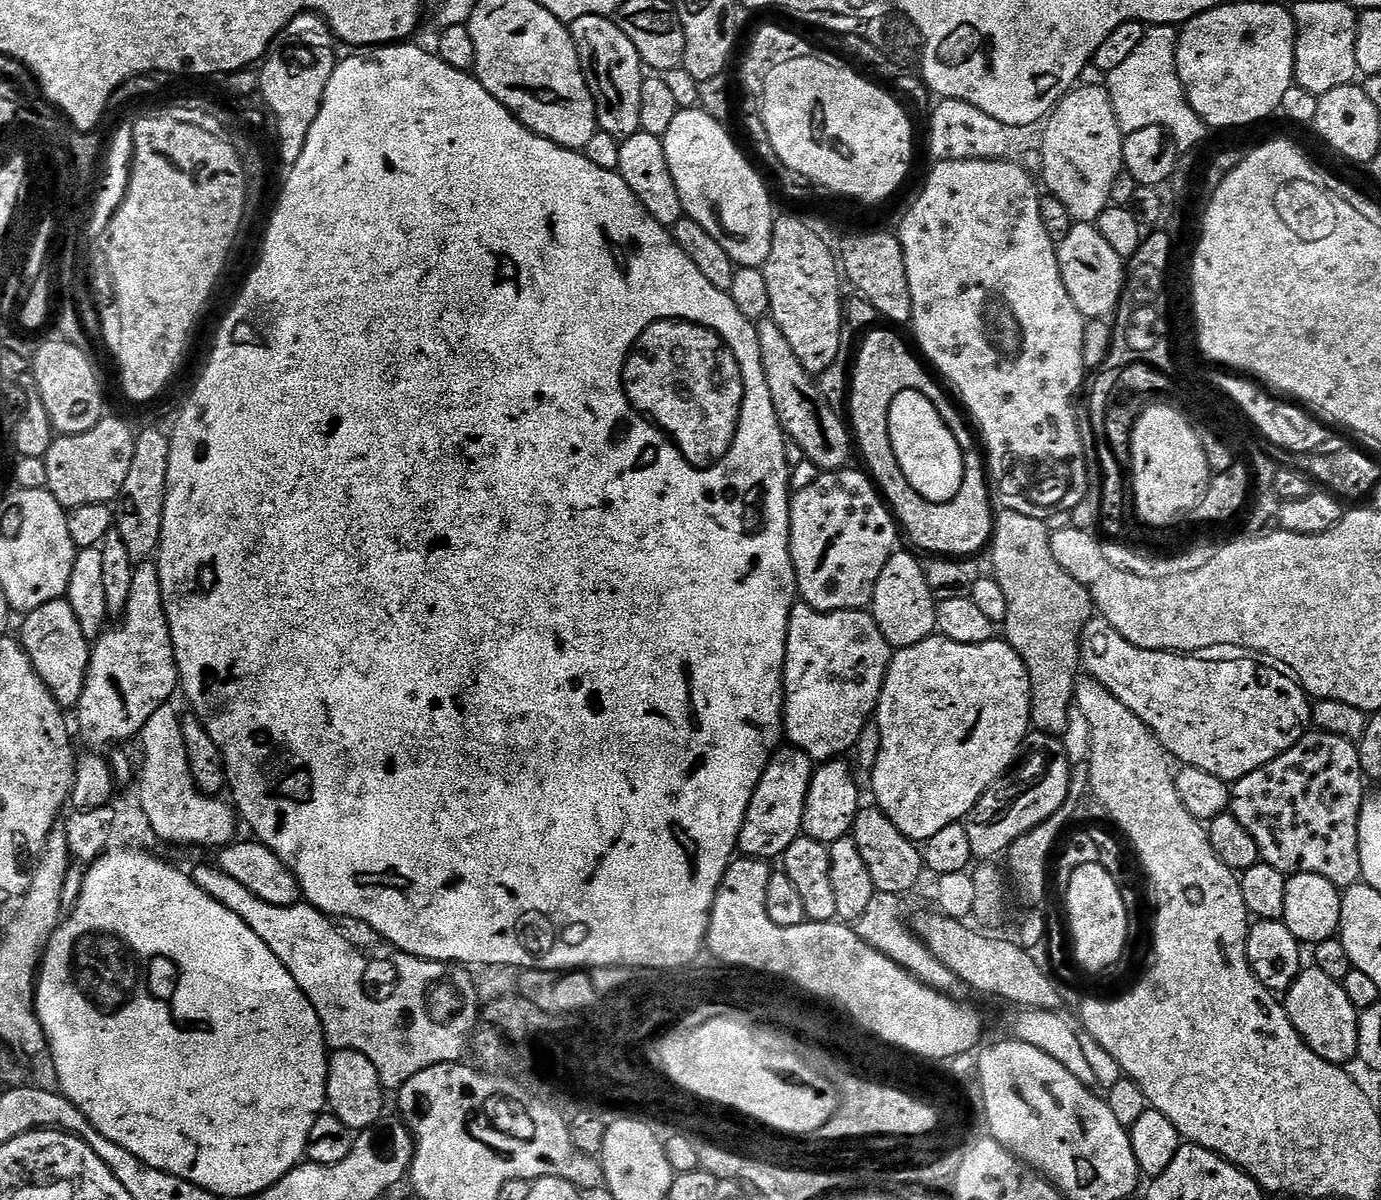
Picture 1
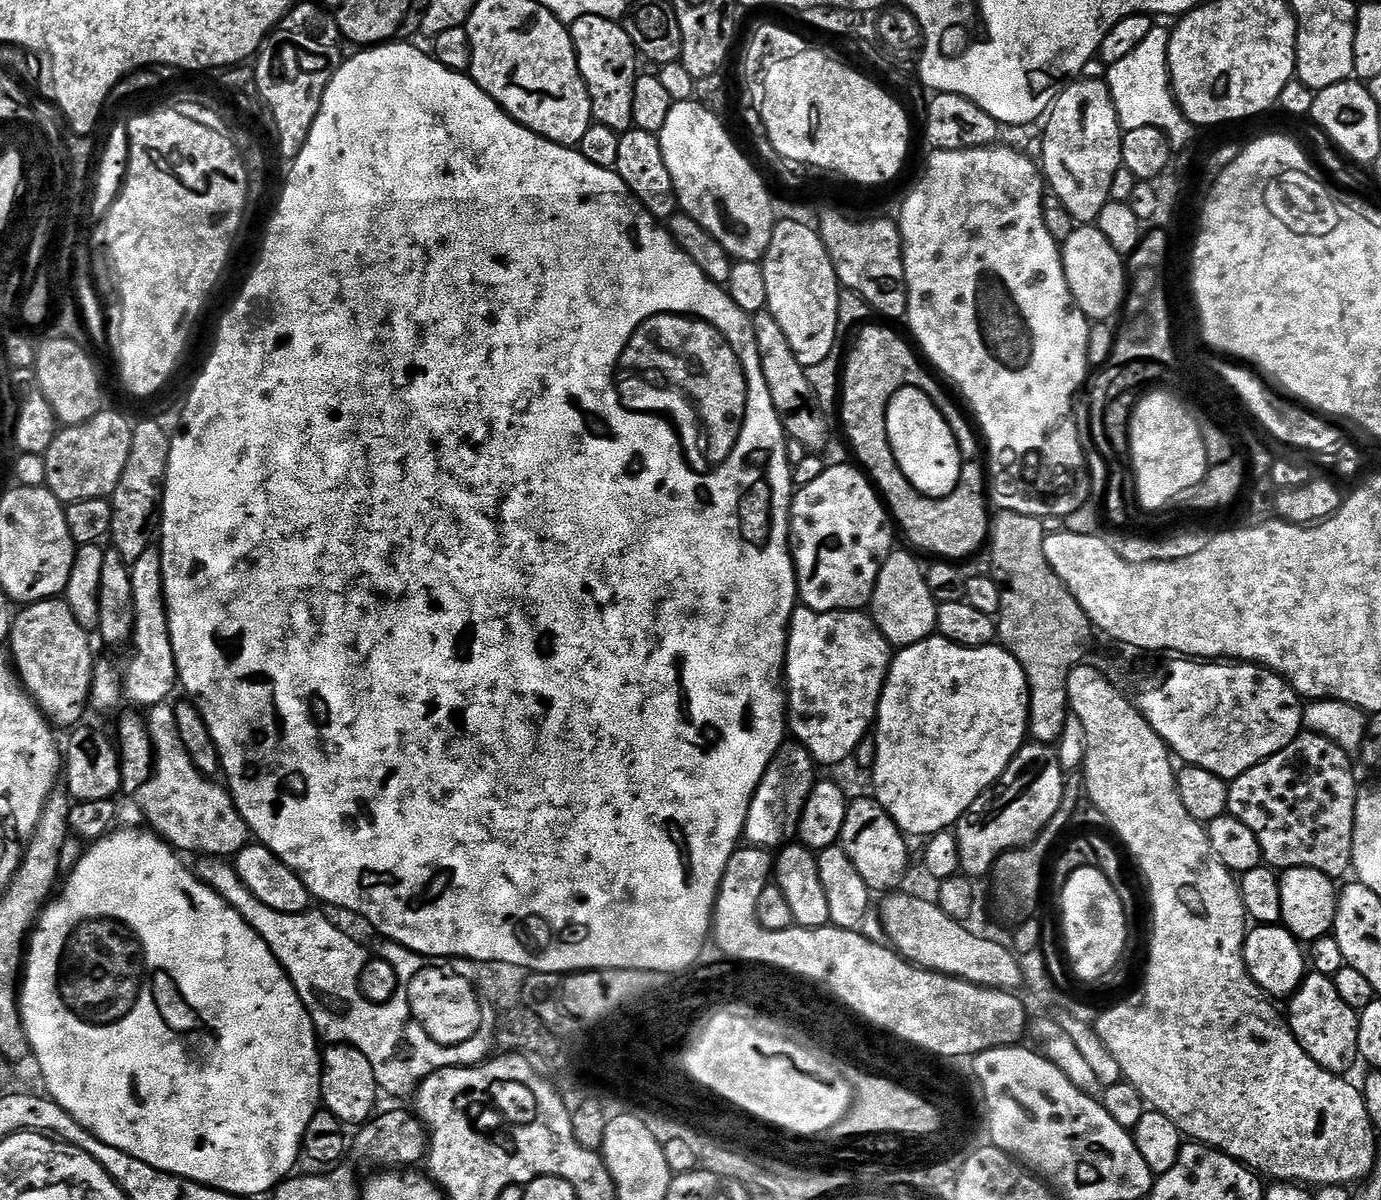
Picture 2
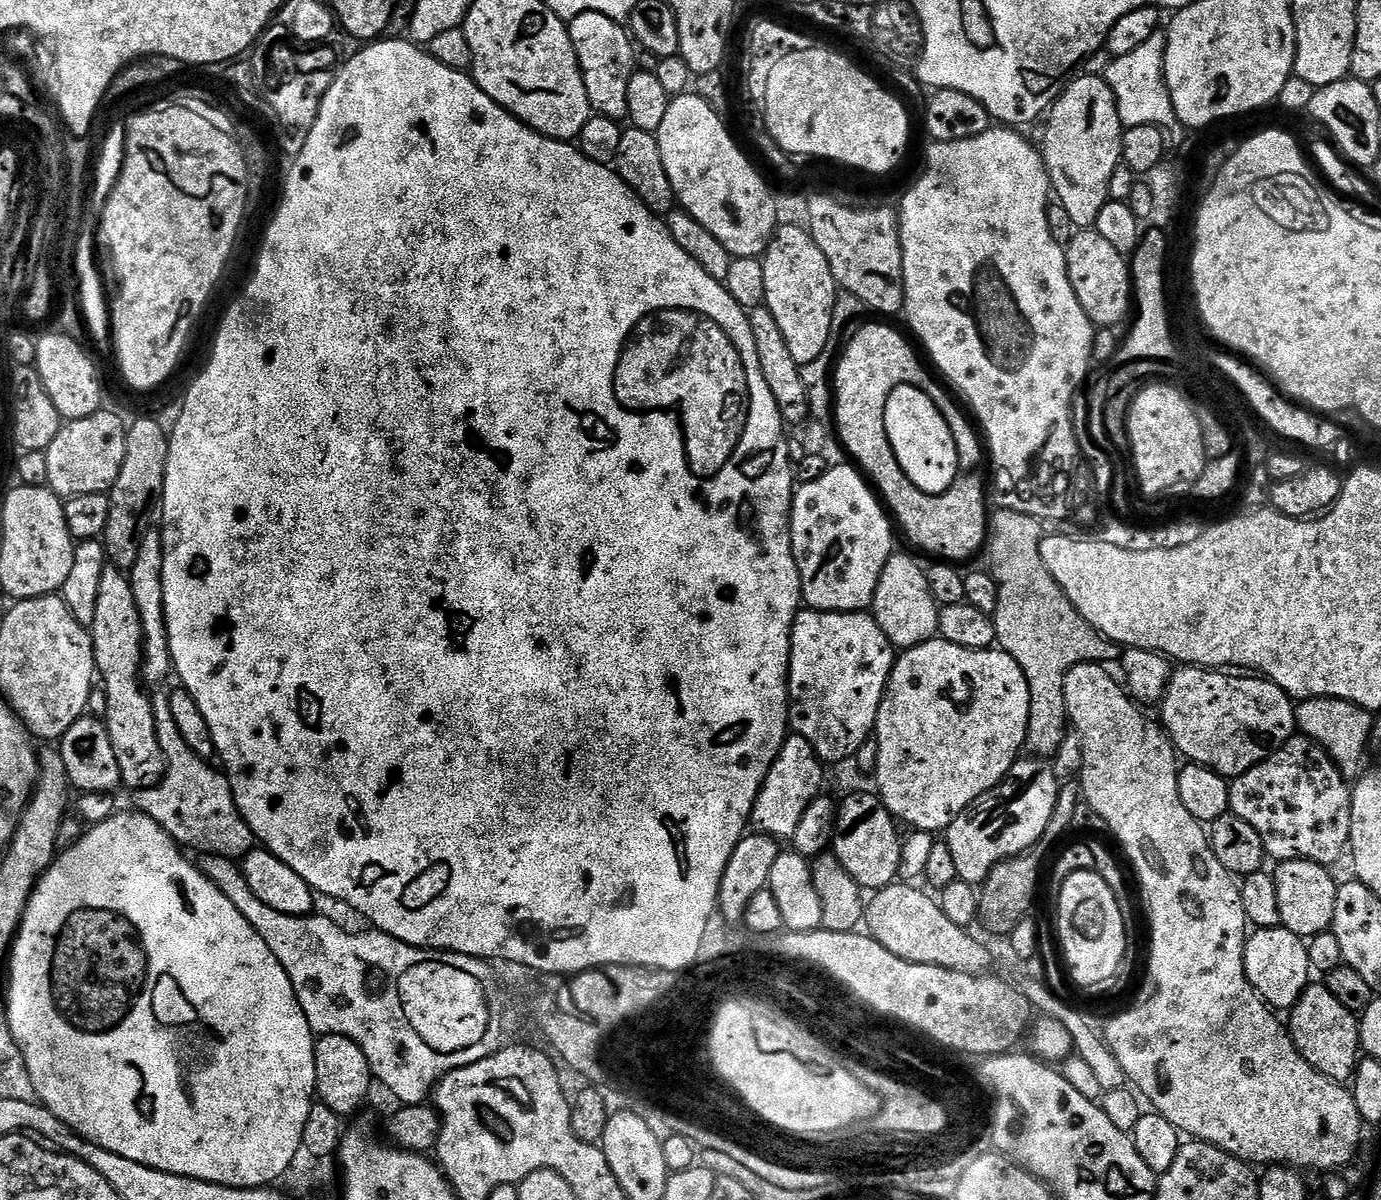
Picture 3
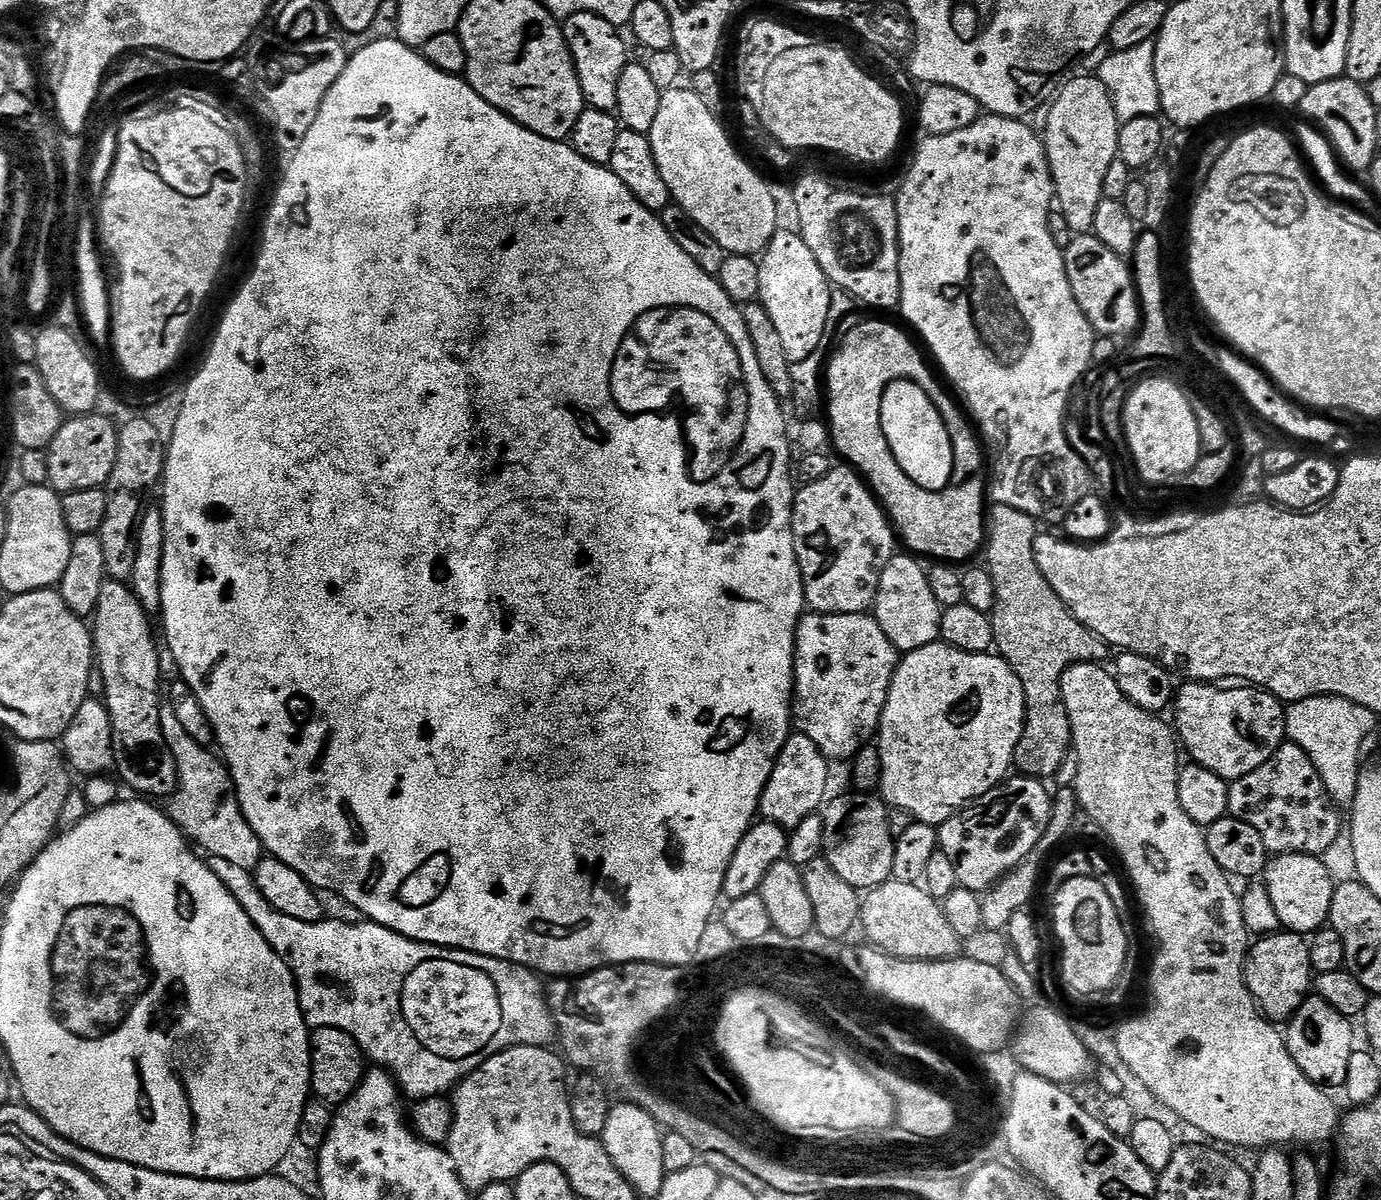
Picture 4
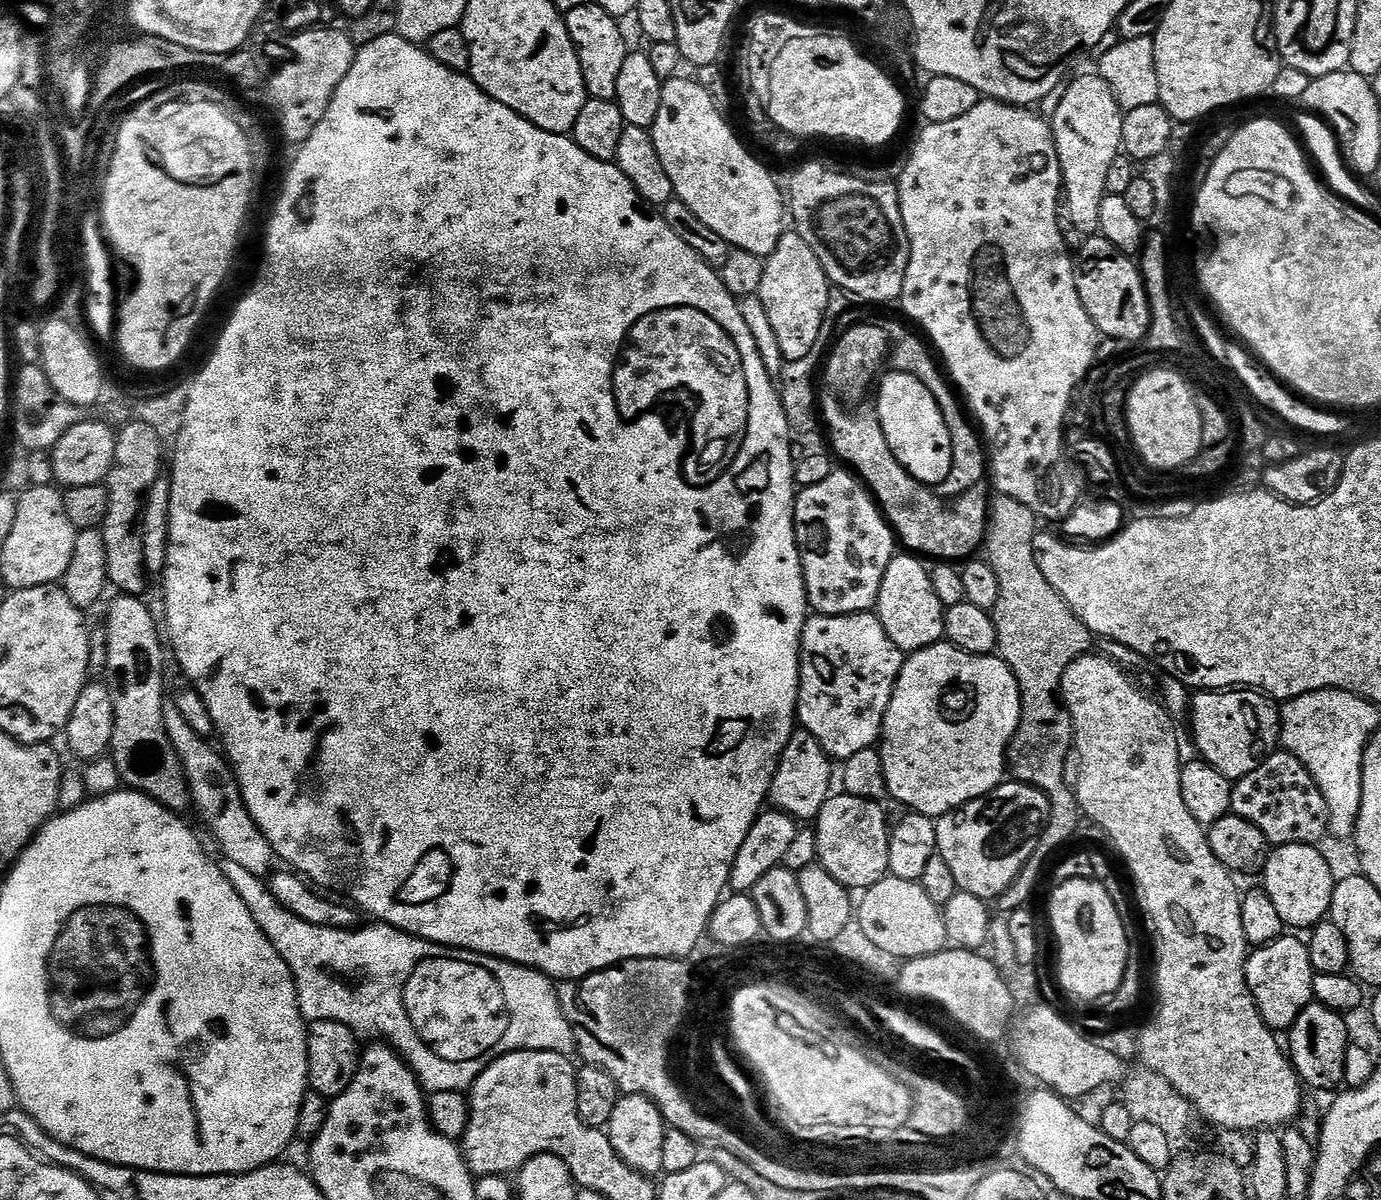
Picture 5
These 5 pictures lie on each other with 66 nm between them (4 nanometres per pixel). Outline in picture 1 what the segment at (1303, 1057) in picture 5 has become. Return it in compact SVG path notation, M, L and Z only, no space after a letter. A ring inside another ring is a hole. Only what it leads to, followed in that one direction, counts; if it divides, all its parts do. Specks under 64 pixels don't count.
M1315 966L1301 967L1296 975L1296 981L1288 987L1282 1003L1294 1030L1318 1054L1318 1058L1326 1058L1326 1062L1348 1066L1351 1060L1358 1056L1358 1026L1360 1025L1360 1012L1346 998L1346 990L1341 981L1330 978Z

